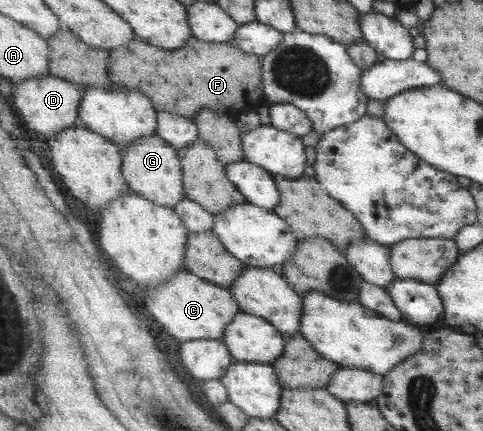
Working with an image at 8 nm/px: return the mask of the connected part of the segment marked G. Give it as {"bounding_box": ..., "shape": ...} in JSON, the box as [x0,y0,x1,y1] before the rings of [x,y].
{"bounding_box":[122,135,187,207],"shape":[[[159,135],[144,136],[135,139],[129,146],[122,149],[123,176],[129,188],[145,198],[151,199],[168,207],[173,207],[187,197],[184,189],[184,168],[178,155],[178,150],[173,148]]]}

